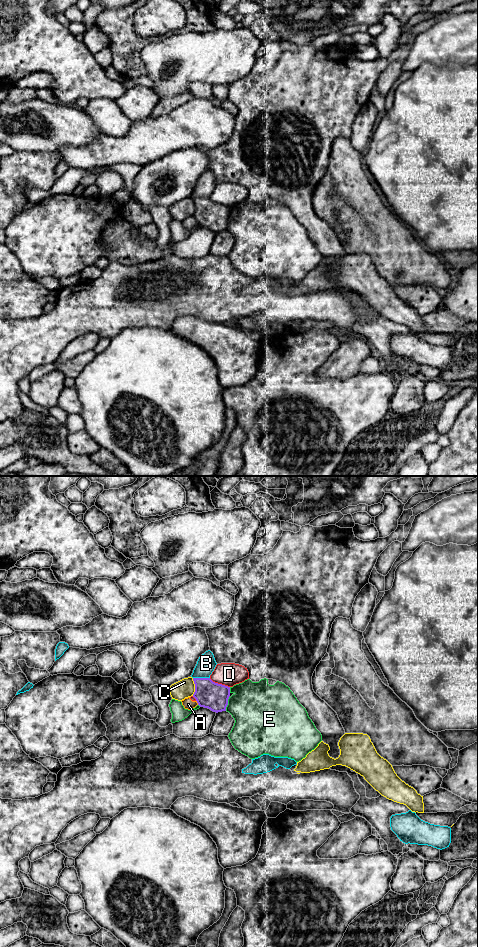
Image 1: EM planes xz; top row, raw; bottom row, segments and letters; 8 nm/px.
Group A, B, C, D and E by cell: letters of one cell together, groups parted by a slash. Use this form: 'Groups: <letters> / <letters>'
Groups: A D / B / C / E

